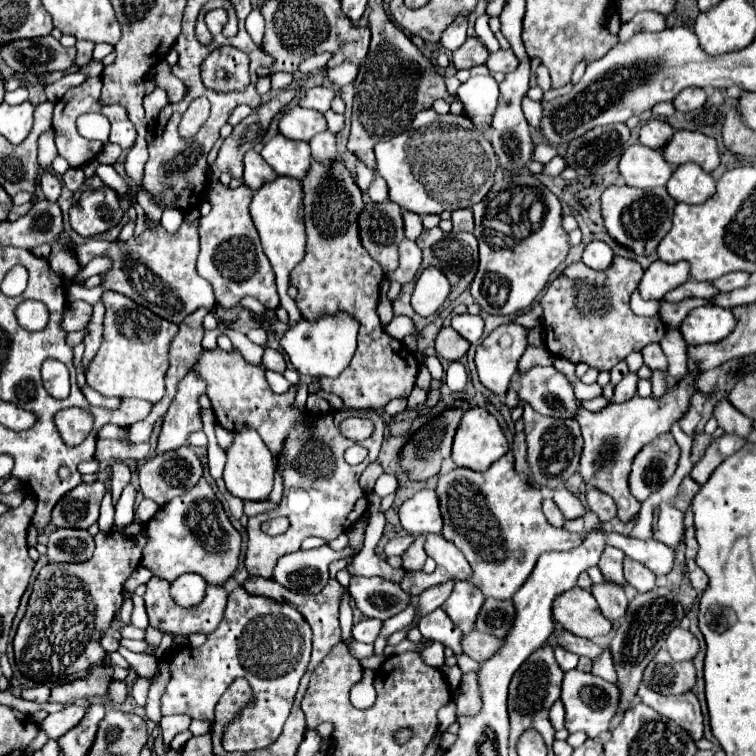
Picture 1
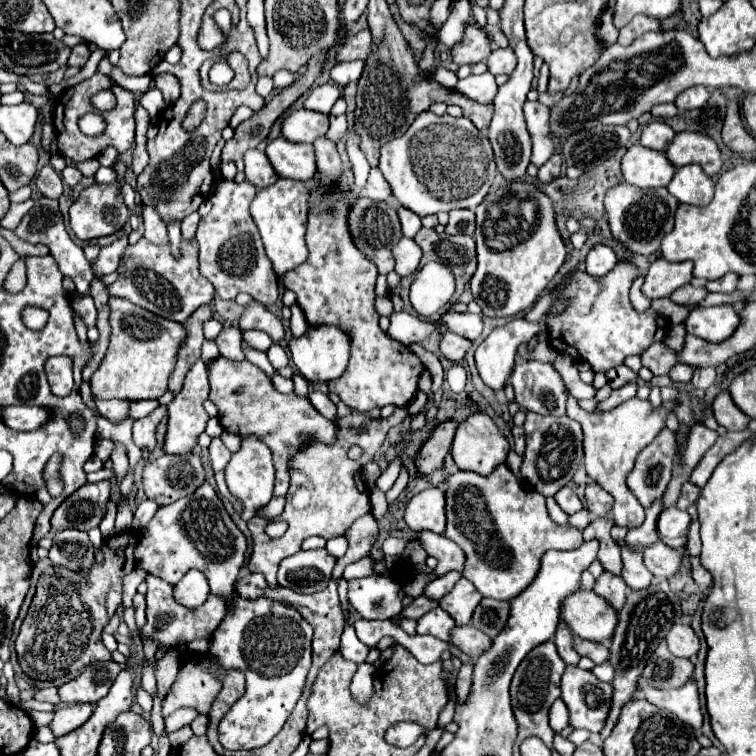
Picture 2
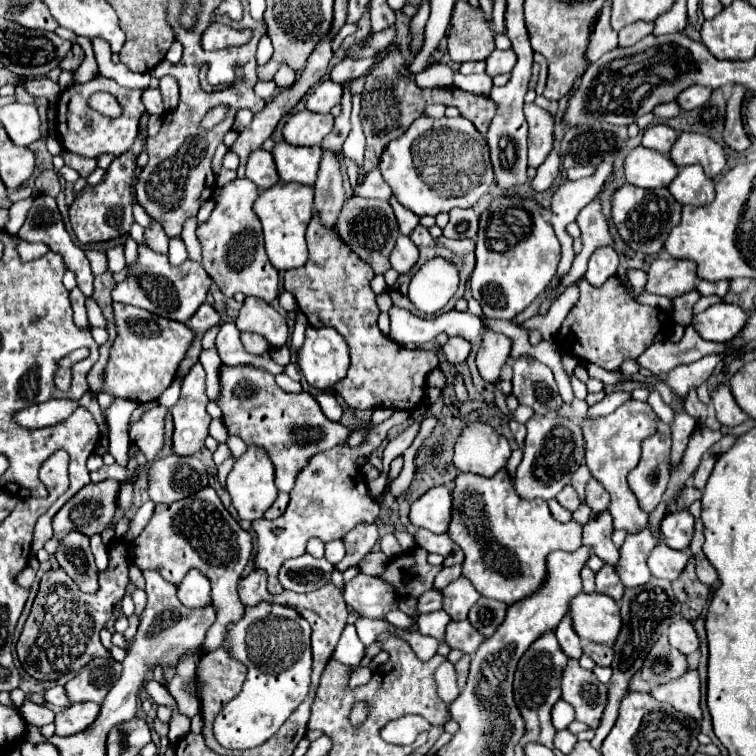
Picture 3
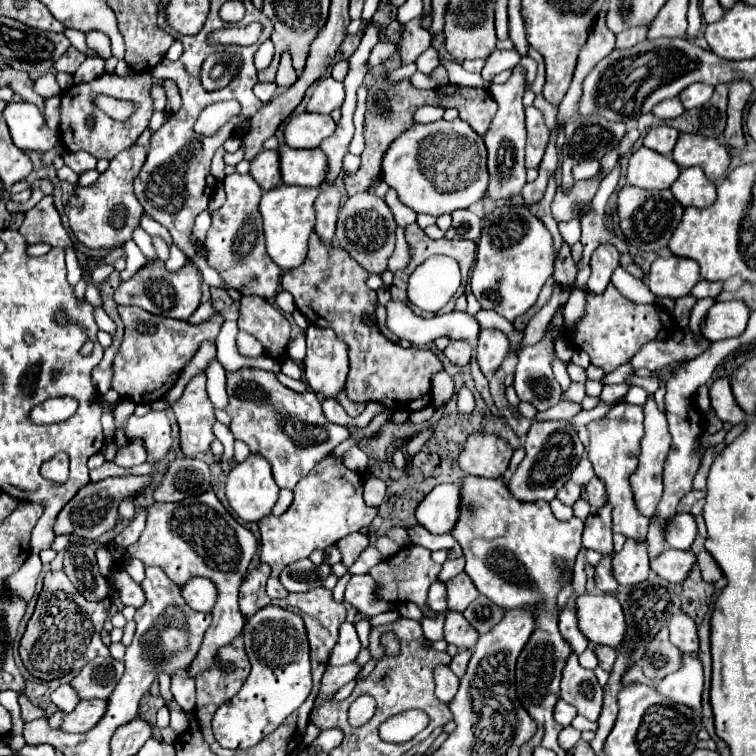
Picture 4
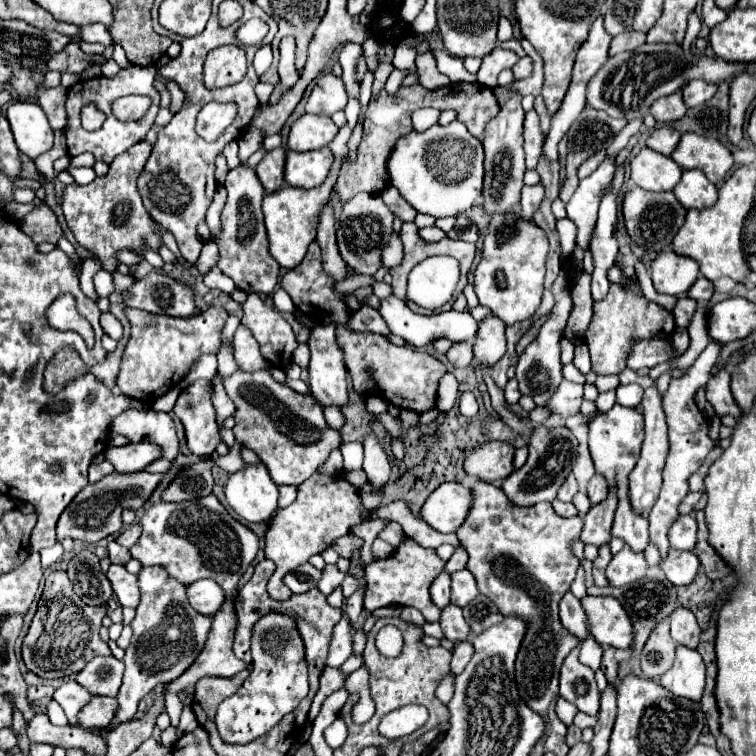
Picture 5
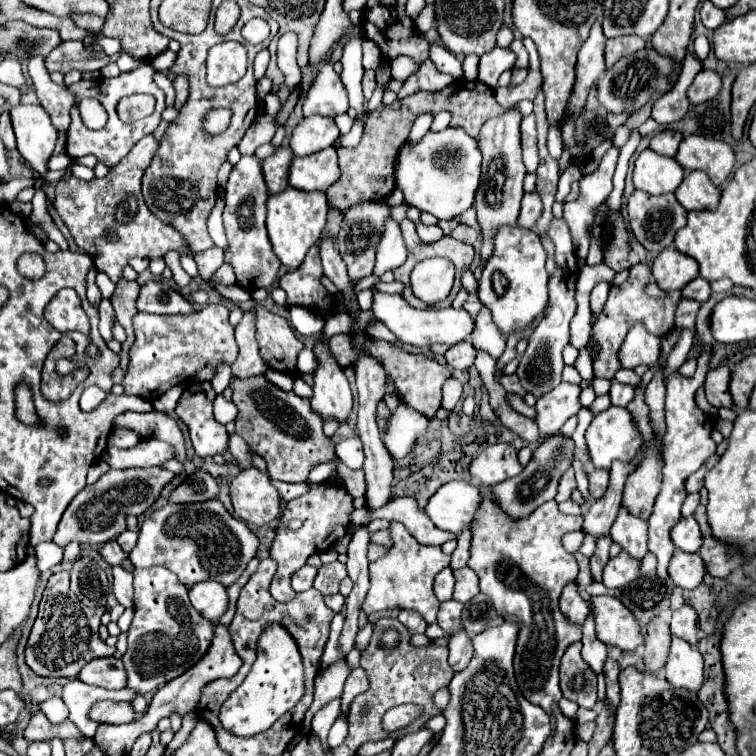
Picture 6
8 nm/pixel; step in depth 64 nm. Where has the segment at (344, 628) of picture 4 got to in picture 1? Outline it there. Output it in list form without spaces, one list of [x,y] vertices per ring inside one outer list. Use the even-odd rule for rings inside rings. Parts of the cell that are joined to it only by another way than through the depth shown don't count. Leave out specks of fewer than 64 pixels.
[[[352,642],[350,654],[352,654],[354,658],[366,658],[366,656],[372,656],[372,654],[374,654],[374,646],[372,646],[372,644],[360,644],[360,642]]]

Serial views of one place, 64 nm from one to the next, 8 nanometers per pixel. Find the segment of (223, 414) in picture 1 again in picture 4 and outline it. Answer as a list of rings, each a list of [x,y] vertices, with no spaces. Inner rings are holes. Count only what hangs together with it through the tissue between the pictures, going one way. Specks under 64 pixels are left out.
[[[240,368],[238,372],[228,372],[226,374],[226,392],[230,398],[226,412],[232,418],[230,430],[232,430],[234,438],[246,442],[252,452],[260,452],[270,462],[278,488],[292,490],[296,486],[296,482],[302,476],[306,476],[318,460],[328,456],[340,442],[348,440],[348,436],[350,436],[348,428],[332,424],[326,420],[322,406],[320,406],[320,400],[314,392],[292,392],[286,386],[282,386],[276,380],[276,374],[272,374],[272,372],[254,370],[254,368]]]

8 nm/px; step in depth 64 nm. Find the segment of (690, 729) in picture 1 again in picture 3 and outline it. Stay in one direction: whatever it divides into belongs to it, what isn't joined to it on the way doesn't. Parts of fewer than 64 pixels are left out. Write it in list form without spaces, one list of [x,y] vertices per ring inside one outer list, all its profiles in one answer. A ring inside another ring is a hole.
[[[688,670],[682,678],[672,680],[664,686],[656,686],[650,690],[650,694],[658,702],[670,704],[674,710],[682,712],[684,716],[700,722],[702,710],[700,710],[700,678],[696,670]]]

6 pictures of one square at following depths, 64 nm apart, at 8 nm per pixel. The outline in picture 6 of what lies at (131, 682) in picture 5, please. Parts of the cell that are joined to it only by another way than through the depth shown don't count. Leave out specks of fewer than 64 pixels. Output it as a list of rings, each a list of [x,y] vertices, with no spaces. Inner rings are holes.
[[[162,566],[134,570],[134,620],[128,630],[128,650],[122,656],[128,688],[138,696],[162,686],[192,668],[208,650],[214,624],[204,620],[188,600],[188,588]]]

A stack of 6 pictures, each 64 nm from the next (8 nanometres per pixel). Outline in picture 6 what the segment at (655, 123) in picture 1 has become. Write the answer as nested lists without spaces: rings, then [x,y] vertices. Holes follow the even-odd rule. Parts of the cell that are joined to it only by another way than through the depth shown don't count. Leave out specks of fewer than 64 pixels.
[[[662,130],[658,134],[652,136],[650,140],[650,148],[662,156],[674,156],[676,150],[678,150],[678,144],[682,140],[682,134],[680,132],[674,132],[674,130]]]

